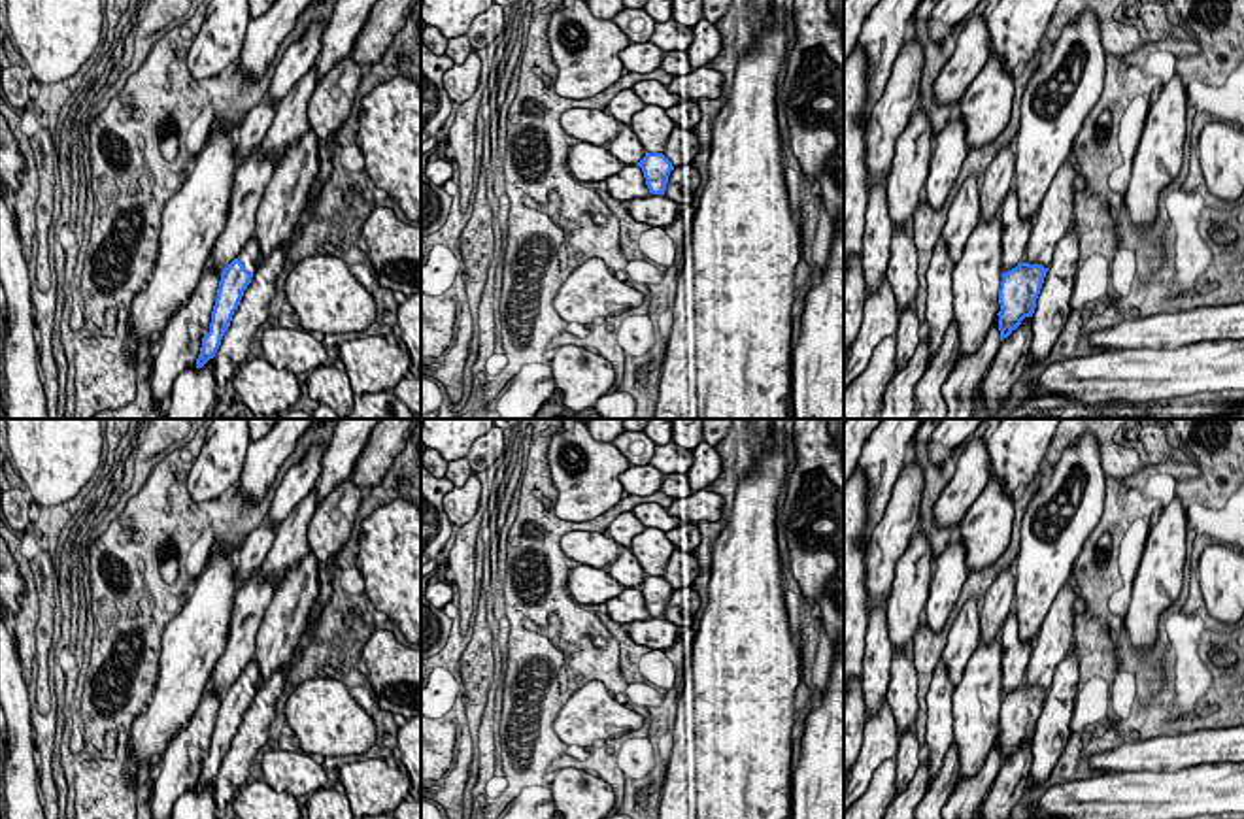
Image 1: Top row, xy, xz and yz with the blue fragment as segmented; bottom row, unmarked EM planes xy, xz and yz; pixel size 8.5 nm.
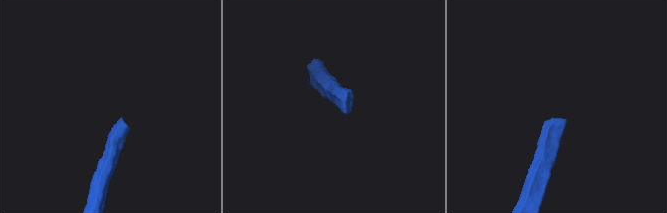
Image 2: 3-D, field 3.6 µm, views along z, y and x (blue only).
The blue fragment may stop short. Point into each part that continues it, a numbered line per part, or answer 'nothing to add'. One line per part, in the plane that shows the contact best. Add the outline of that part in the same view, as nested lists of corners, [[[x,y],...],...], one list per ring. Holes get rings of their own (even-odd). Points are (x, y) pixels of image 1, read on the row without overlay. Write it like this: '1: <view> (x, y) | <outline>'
1: xy (250, 678) | [[[255,659],[242,670],[238,681],[242,683],[249,696],[257,694],[257,687],[261,683],[261,670]]]

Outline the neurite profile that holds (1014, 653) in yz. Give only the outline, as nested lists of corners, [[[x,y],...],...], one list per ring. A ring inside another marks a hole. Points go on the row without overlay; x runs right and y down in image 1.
[[[1012,608],[1000,630],[1002,696],[1016,691],[1027,672],[1033,642],[1023,644],[1017,634],[1017,615]]]

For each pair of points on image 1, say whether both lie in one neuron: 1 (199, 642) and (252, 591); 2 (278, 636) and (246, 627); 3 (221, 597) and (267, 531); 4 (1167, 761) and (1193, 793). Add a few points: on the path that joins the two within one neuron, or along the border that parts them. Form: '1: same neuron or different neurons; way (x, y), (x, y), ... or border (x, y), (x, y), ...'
1: different neurons; border (238, 585), (231, 633), (221, 651)
2: different neurons; border (274, 589), (257, 633), (253, 657)
3: different neurons; border (238, 568), (236, 584)
4: different neurons; border (1218, 763), (1199, 763), (1176, 770), (1129, 770)

